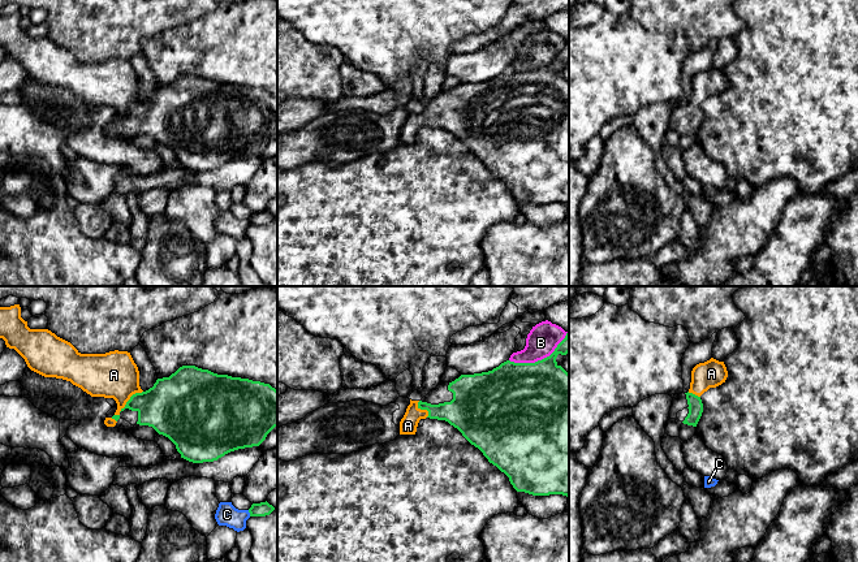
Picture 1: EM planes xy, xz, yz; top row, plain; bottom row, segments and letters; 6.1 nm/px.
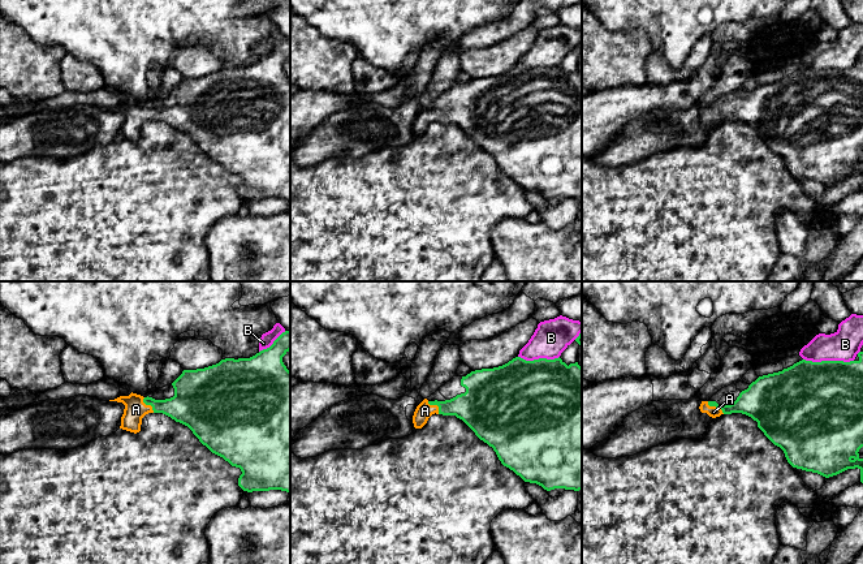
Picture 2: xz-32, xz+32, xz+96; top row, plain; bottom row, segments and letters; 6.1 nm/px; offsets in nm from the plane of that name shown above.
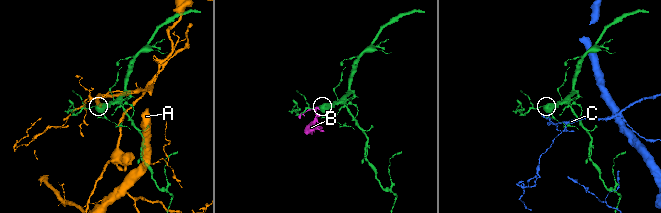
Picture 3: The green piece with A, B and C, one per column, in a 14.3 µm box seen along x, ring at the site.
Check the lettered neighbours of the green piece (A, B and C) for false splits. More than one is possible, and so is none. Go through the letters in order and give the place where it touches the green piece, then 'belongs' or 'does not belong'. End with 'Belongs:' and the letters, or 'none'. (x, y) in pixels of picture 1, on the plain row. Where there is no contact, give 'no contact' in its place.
A: contact xy (130, 107); belongs
B: contact xz (542, 68); does not belong
C: contact xy (249, 220); does not belong
Belongs: A

